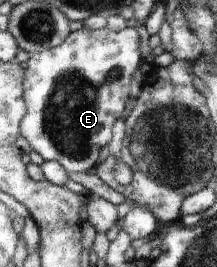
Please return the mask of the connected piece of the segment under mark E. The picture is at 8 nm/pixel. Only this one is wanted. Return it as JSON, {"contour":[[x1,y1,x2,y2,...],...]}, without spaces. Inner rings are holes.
{"contour":[[106,27,94,31,82,28,72,32,63,44,30,56,24,70,23,85,27,115,20,124,20,135,28,141,30,149,40,154,44,161,57,161,69,176,92,171,92,166,97,166,100,148,110,142,112,126,122,116,130,98,130,82,142,62,138,46,140,38,134,28,127,27,120,32,113,32]]}

